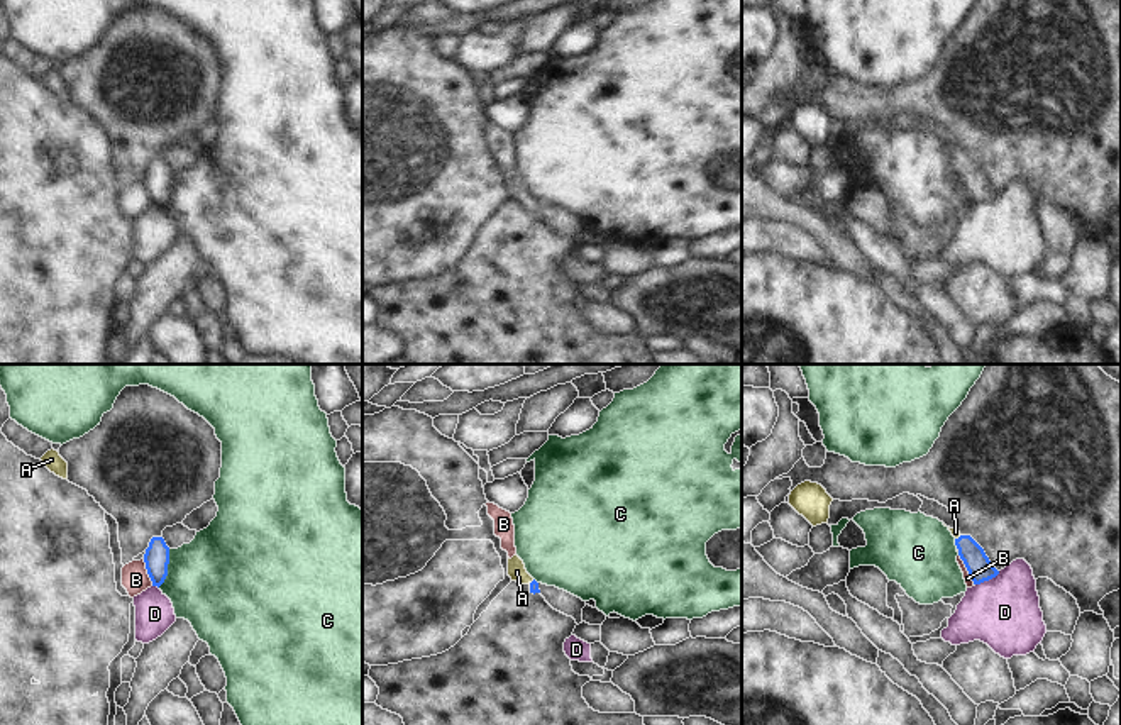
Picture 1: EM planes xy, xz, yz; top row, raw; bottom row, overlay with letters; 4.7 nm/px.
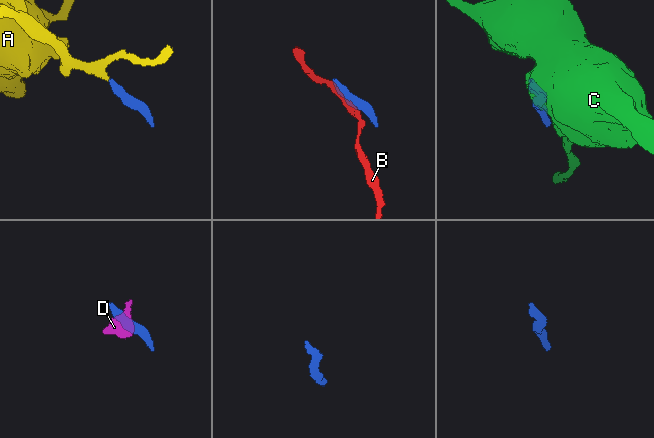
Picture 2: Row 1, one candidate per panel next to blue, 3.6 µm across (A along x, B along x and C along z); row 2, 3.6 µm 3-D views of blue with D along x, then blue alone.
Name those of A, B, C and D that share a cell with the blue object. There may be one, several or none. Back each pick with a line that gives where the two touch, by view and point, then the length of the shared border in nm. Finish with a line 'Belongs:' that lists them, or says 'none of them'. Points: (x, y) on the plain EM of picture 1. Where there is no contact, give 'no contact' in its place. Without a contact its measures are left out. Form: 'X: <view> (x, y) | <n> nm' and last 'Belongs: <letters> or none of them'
A: yz (959, 158) | 40 nm
Belongs: A

